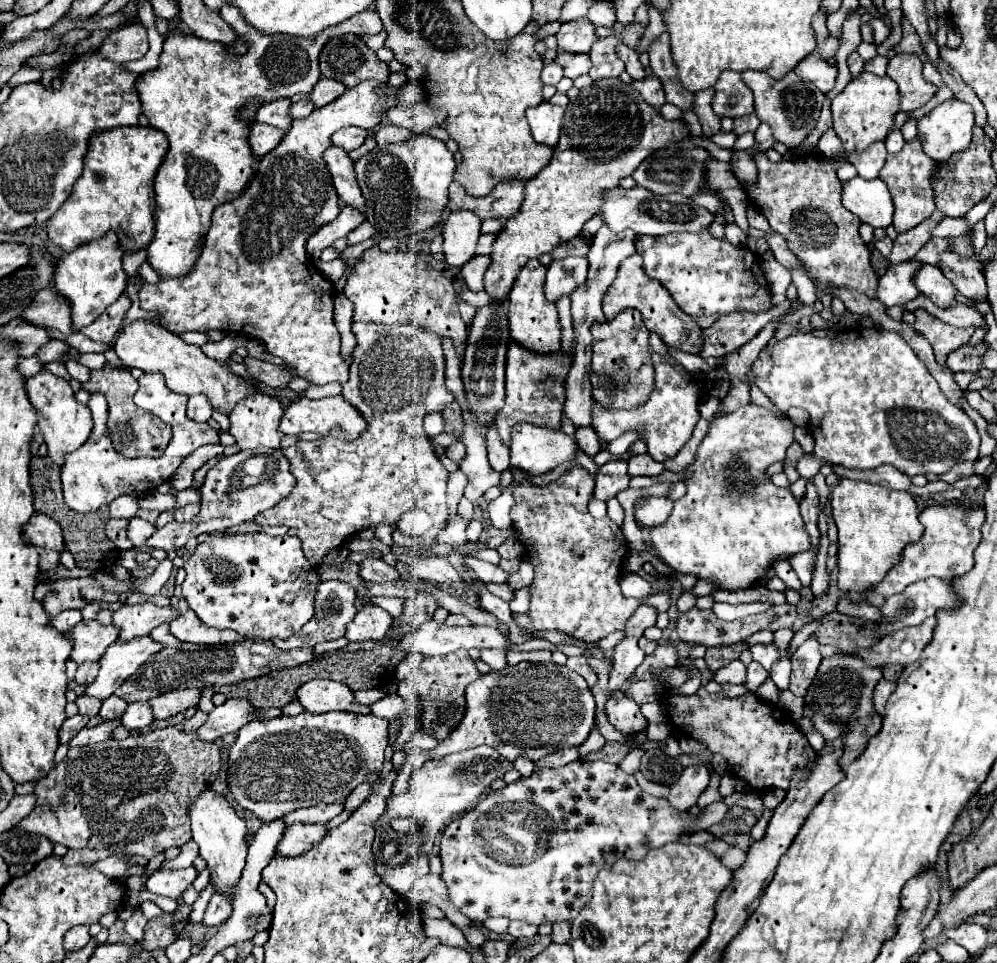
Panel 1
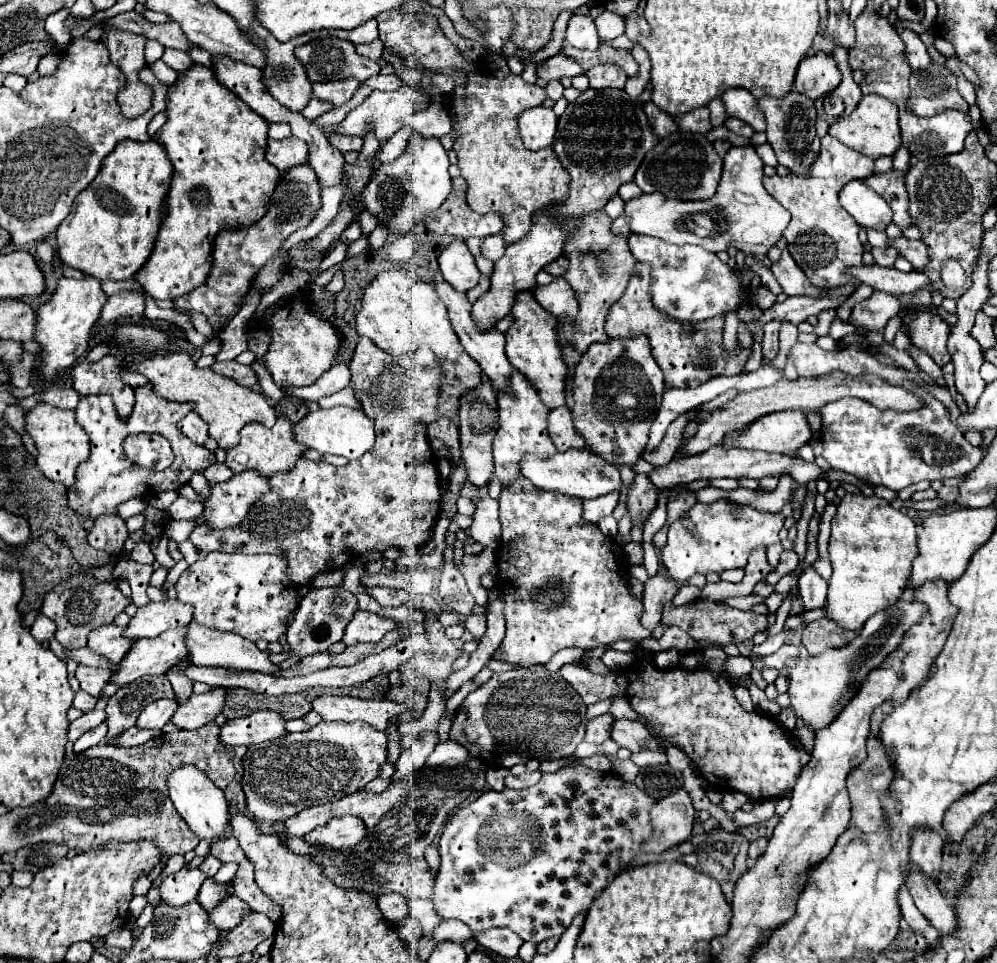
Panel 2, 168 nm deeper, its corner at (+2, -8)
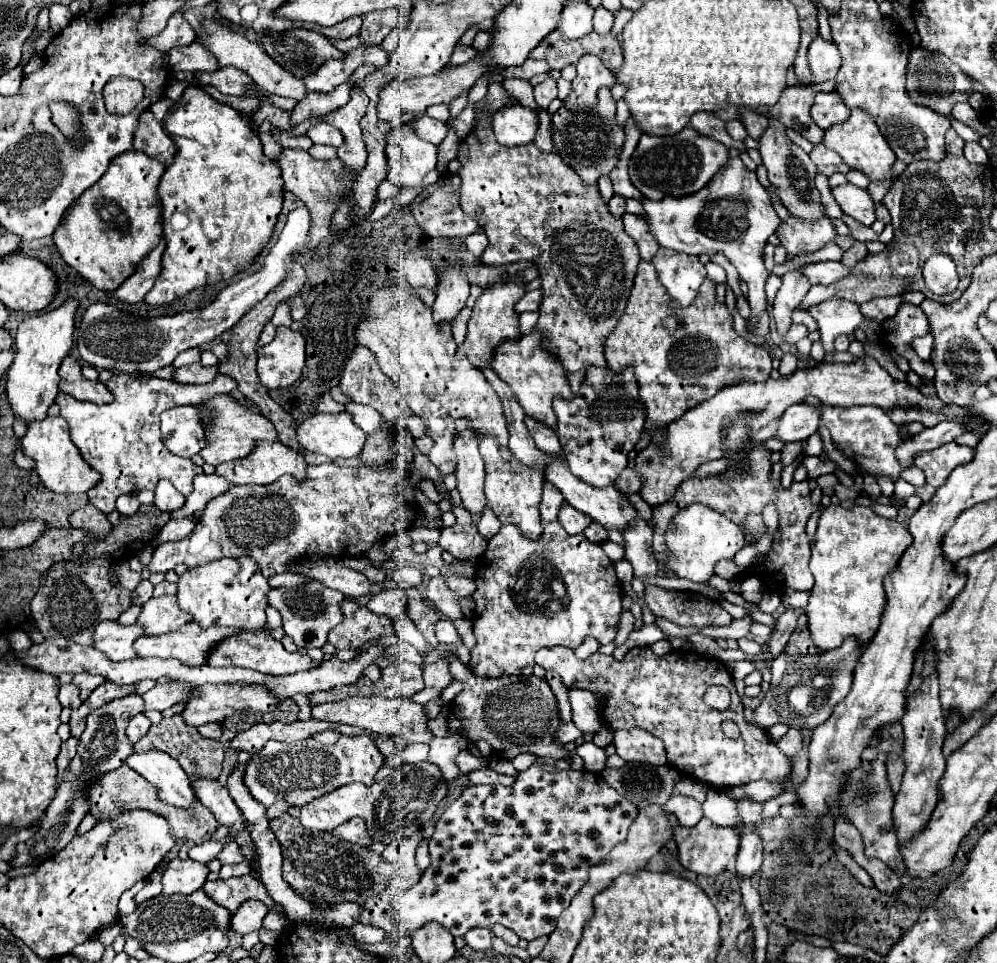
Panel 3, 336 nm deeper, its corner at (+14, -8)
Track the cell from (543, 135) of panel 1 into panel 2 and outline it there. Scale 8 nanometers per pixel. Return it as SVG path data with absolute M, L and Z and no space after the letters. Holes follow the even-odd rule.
M532 107L518 115L518 129L524 145L532 151L552 145L556 133L556 115L546 107Z

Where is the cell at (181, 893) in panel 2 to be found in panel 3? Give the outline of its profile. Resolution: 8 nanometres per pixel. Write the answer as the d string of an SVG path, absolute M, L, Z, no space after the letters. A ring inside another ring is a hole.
M172 859L162 875L162 887L164 895L174 895L174 893L194 893L202 887L206 881L208 867L192 861L192 859Z

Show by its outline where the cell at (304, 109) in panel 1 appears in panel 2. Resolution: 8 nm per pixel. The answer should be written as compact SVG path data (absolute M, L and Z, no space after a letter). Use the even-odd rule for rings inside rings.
M312 99L312 101L310 101L306 107L304 107L302 115L304 115L306 119L316 119L316 117L320 117L322 113L326 113L326 111L330 111L330 109L334 109L334 105L332 105L332 103Z

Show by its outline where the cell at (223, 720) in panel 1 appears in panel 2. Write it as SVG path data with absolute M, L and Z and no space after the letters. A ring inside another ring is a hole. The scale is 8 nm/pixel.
M258 711L254 715L242 717L228 721L220 729L220 741L226 747L236 747L236 745L258 745L270 739L280 739L288 731L284 727L284 719L280 713L274 711Z

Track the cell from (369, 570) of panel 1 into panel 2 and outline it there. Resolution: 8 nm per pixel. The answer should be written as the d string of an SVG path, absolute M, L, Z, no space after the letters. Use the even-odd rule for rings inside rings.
M374 587L368 589L368 593L382 605L382 607L400 607L406 605L410 599L408 591L402 589L388 589L388 587Z

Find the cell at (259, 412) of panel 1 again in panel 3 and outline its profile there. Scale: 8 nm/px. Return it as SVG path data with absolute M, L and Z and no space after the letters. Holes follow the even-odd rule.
M258 441L250 457L244 457L242 461L226 461L226 465L216 467L216 473L234 485L268 485L284 473L302 481L306 475L306 461L300 451L290 449L280 441Z

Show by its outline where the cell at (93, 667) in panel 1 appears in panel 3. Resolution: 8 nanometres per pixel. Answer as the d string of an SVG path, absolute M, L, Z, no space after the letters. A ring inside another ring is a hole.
M76 673L74 675L74 685L78 685L78 689L80 689L80 697L82 699L86 699L100 683L102 683L104 679L100 677L100 675L88 675L88 673Z

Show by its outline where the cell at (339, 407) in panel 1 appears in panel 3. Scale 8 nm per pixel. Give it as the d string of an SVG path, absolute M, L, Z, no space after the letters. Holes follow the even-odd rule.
M316 413L296 427L296 437L302 449L322 453L330 459L360 455L366 433L354 423L352 415L342 413Z

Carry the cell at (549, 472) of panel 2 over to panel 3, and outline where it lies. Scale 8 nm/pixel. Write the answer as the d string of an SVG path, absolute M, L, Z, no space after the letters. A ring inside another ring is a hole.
M552 461L548 467L546 467L546 481L550 481L566 499L566 503L570 503L574 509L590 515L594 521L602 523L604 527L614 527L614 529L622 529L626 527L632 519L634 519L634 507L626 501L626 497L622 493L616 491L614 485L608 485L608 487L594 487L594 485L586 485L584 481L578 481L578 477L574 477L570 473L570 467L566 465L566 461Z

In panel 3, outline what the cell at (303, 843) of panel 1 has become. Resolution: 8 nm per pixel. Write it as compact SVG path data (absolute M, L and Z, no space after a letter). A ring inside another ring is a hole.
M352 817L350 821L338 825L336 829L330 831L332 837L338 837L342 841L348 841L348 843L356 843L356 845L370 845L370 837L368 837L368 831L366 831L366 825L360 817Z

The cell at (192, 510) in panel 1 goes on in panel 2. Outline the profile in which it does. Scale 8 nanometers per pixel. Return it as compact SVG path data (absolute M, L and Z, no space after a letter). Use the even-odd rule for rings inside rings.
M182 495L168 507L168 513L172 519L196 519L202 513L202 503L200 501L190 501Z

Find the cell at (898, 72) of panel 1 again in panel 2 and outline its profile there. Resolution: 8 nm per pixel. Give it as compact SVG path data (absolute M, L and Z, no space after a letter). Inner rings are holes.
M932 61L926 69L918 69L910 75L910 111L920 117L930 117L946 109L956 109L972 123L968 103L958 93L956 83L958 77L946 65Z

